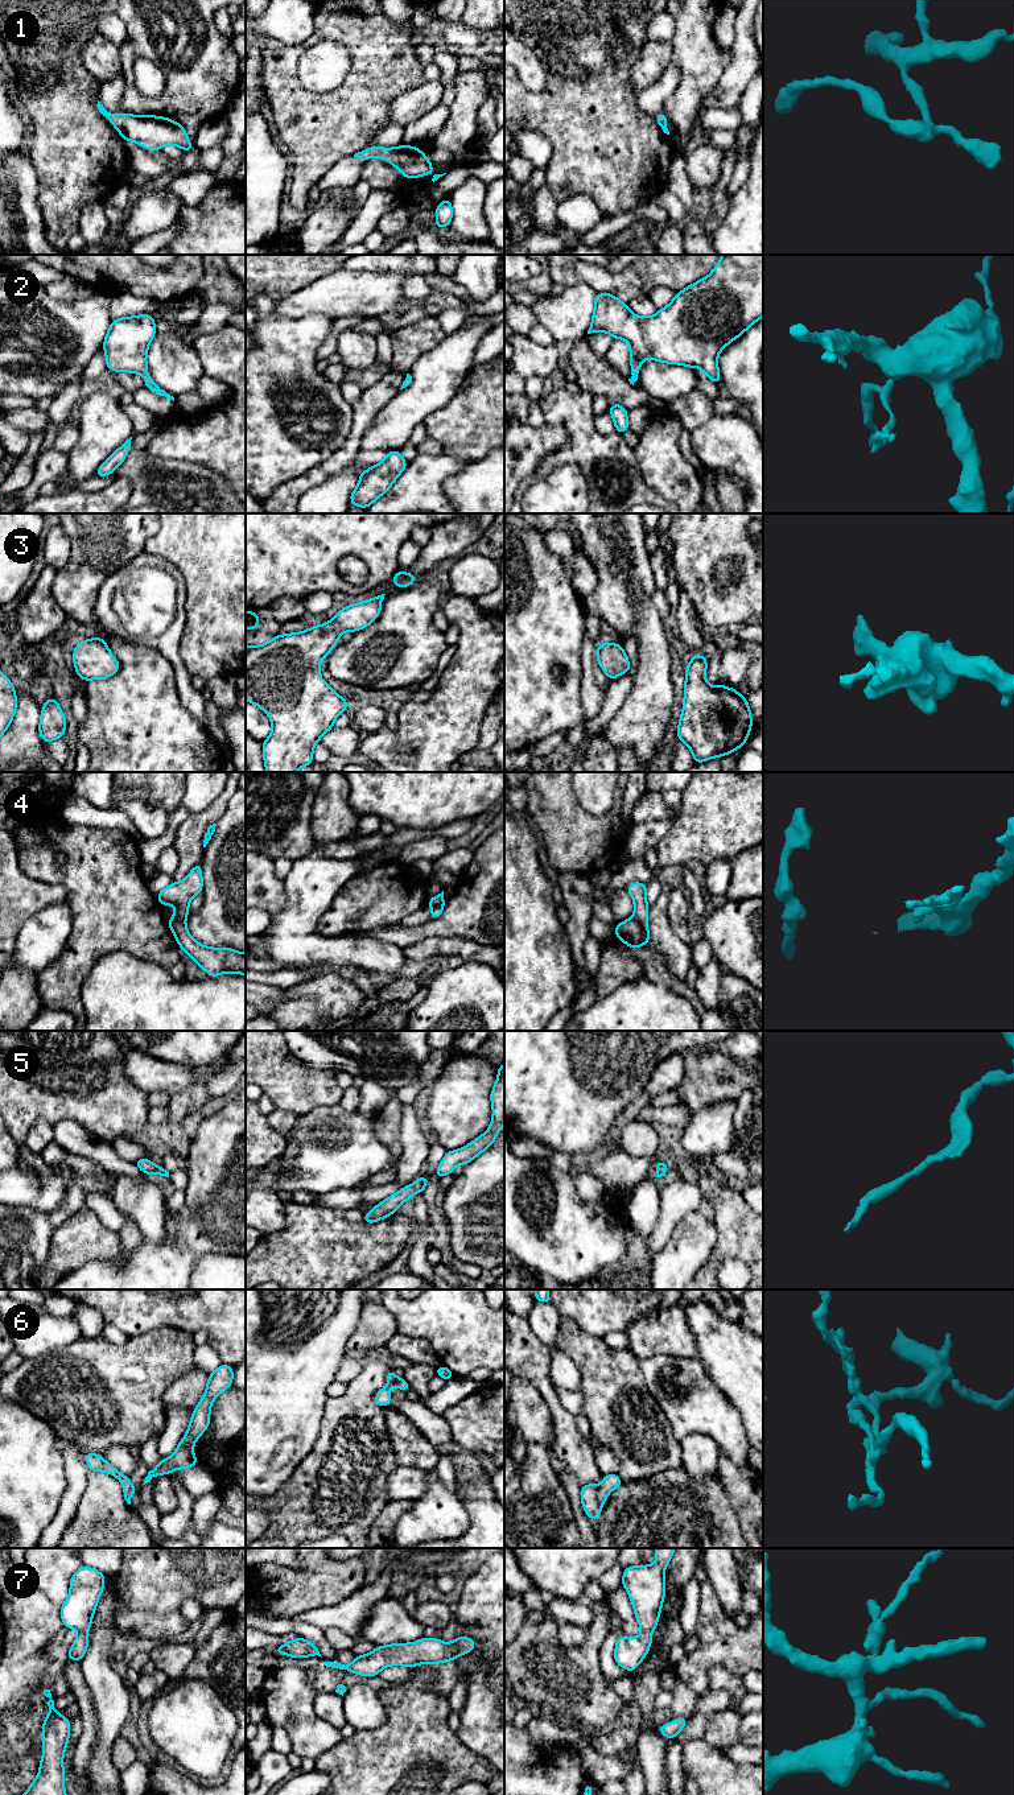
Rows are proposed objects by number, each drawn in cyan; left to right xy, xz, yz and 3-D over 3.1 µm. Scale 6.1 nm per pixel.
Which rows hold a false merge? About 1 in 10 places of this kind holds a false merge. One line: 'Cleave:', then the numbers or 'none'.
Cleave: 4

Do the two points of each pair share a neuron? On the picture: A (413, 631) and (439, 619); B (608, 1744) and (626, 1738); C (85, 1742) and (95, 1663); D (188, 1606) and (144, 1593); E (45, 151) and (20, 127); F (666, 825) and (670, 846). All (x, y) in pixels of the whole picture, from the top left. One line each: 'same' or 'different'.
A: different
B: same
C: different
D: different
E: different
F: different

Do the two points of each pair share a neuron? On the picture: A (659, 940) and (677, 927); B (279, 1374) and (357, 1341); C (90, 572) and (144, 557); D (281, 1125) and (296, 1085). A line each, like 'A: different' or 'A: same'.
A: different
B: different
C: different
D: different

